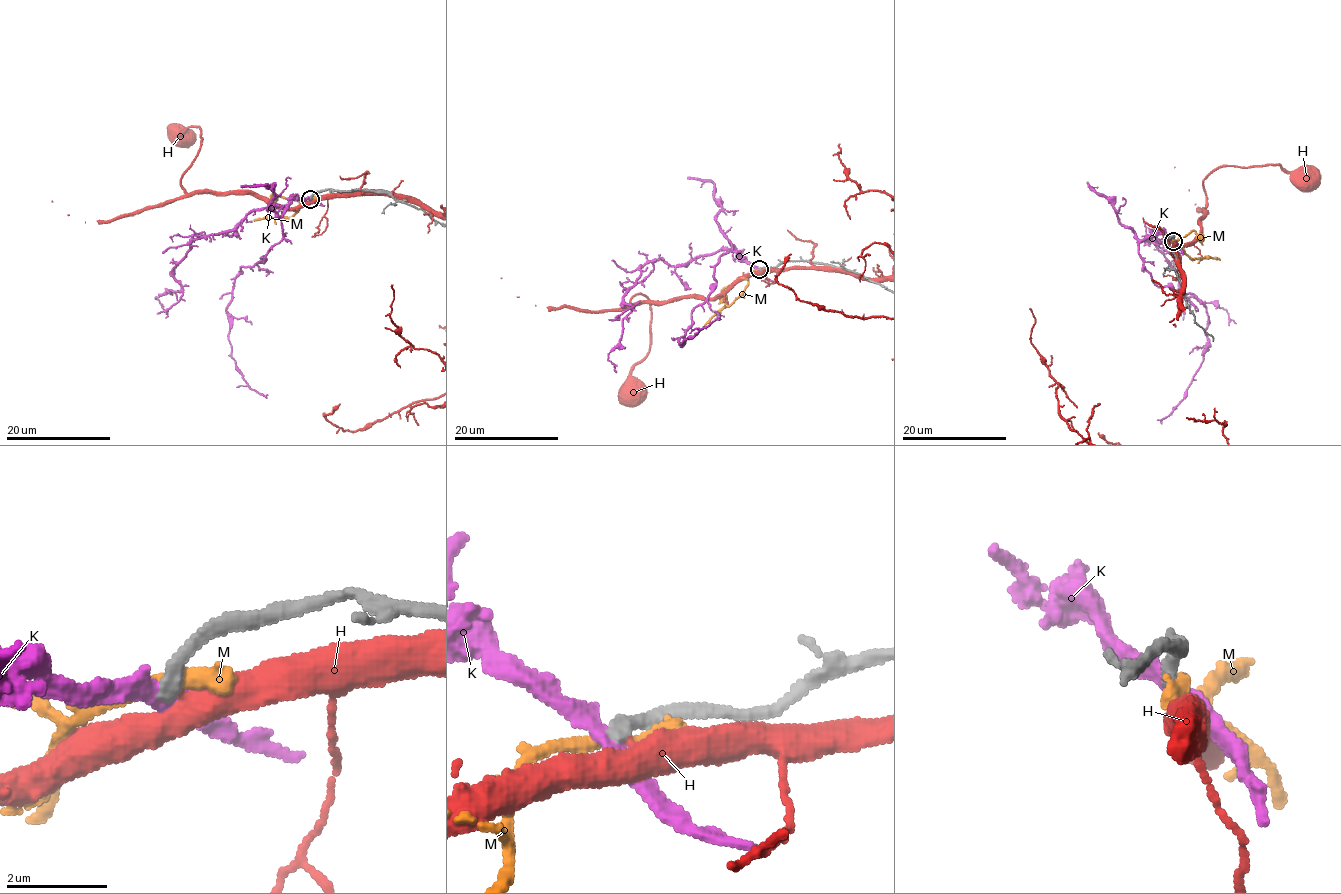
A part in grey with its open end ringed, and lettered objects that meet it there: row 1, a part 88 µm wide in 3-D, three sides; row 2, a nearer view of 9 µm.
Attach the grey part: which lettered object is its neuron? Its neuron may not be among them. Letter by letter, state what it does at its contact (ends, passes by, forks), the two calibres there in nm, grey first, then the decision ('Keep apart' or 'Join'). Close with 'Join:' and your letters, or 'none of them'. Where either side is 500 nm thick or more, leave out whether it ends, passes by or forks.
H: It passes by. Thickness 280 nm (grey) against 300 nm. Keep apart
K: It passes by. Thickness 260 nm (grey) against 320 nm. Keep apart
M: It passes by. Thickness 280 nm (grey) against 280 nm. Keep apart
Join: none of them

